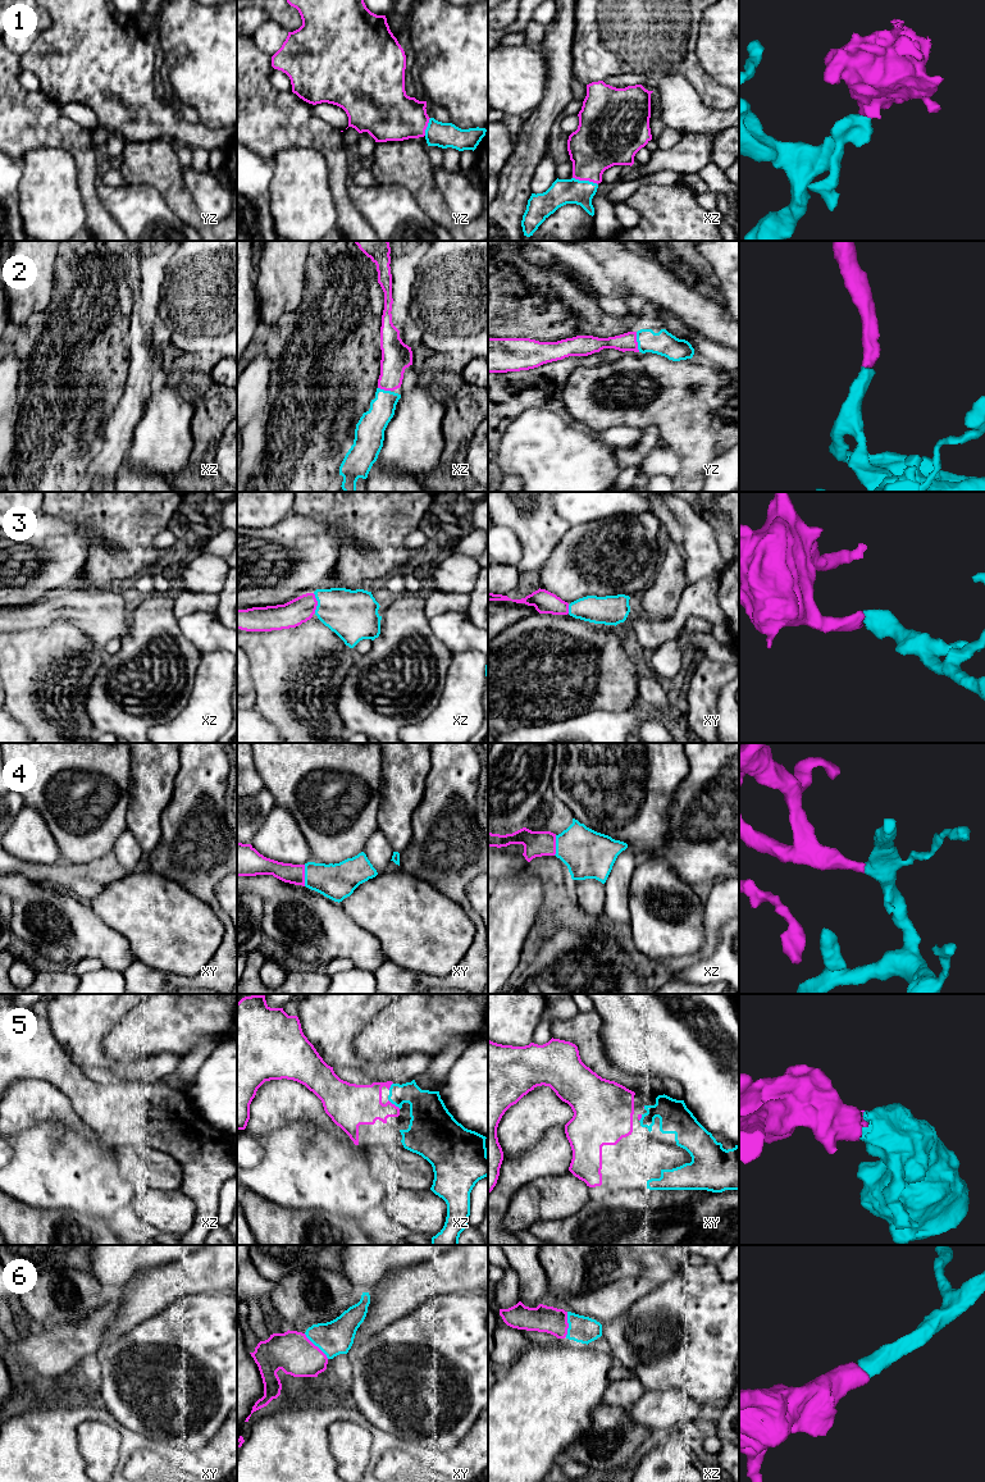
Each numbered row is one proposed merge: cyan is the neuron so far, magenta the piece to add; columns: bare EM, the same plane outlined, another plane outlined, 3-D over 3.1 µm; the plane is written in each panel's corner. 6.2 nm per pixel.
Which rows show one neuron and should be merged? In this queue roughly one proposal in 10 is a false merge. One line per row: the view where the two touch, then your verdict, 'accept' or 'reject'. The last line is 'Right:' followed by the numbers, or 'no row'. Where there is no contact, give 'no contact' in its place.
1: contact in xz; accept
2: contact in yz; accept
3: contact in xz; accept
4: contact in xy; accept
5: contact in xz; accept
6: contact in xy; accept
Right: 1, 2, 3, 4, 5, 6

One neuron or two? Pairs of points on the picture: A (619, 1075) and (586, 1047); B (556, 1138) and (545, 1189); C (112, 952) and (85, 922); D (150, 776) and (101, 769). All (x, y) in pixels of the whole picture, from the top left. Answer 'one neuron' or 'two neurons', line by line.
A: one neuron
B: two neurons
C: one neuron
D: two neurons

